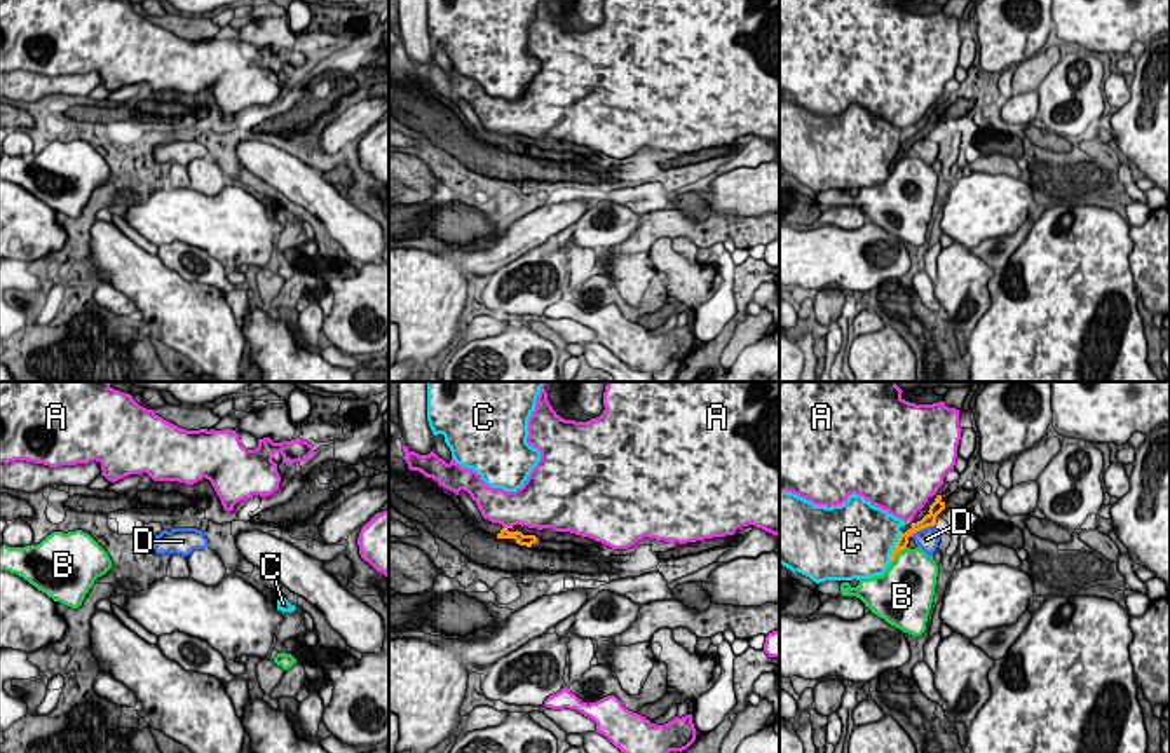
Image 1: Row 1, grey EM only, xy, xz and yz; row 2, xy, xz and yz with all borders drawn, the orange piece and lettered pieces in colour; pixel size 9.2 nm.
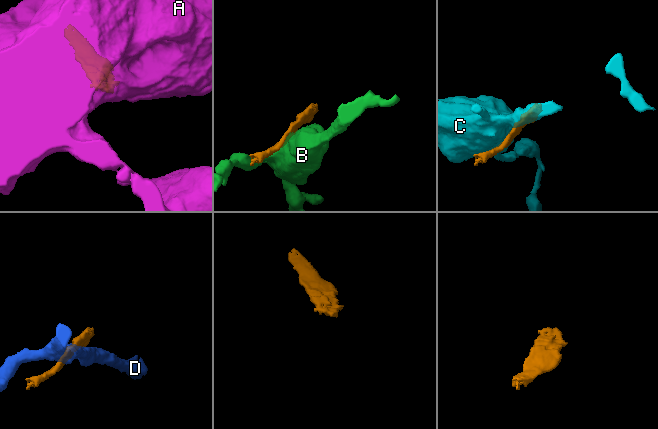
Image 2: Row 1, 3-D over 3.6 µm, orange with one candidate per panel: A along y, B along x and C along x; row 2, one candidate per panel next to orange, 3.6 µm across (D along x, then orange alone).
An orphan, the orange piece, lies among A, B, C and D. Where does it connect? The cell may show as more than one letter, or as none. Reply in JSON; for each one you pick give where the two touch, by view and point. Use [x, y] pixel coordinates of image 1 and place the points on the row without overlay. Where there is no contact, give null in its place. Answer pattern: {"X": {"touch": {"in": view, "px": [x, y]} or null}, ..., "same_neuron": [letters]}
{"same_neuron": []}

